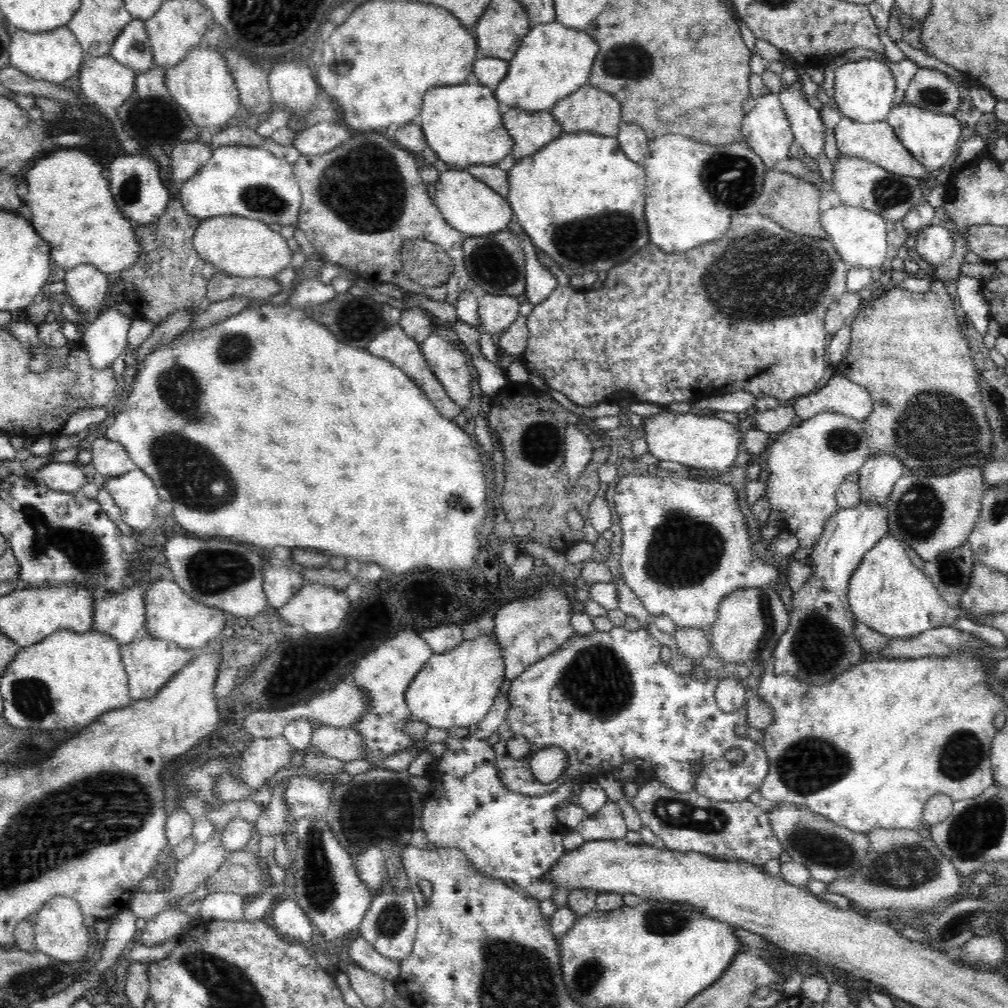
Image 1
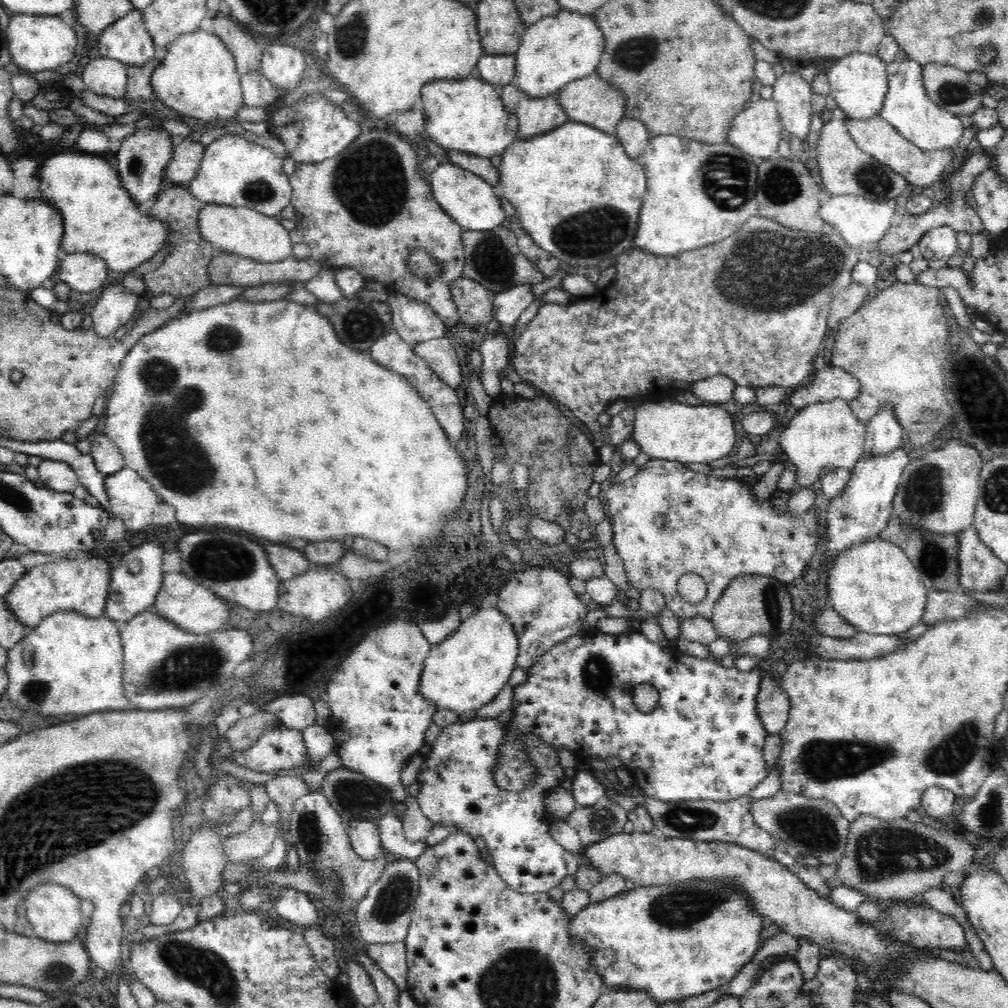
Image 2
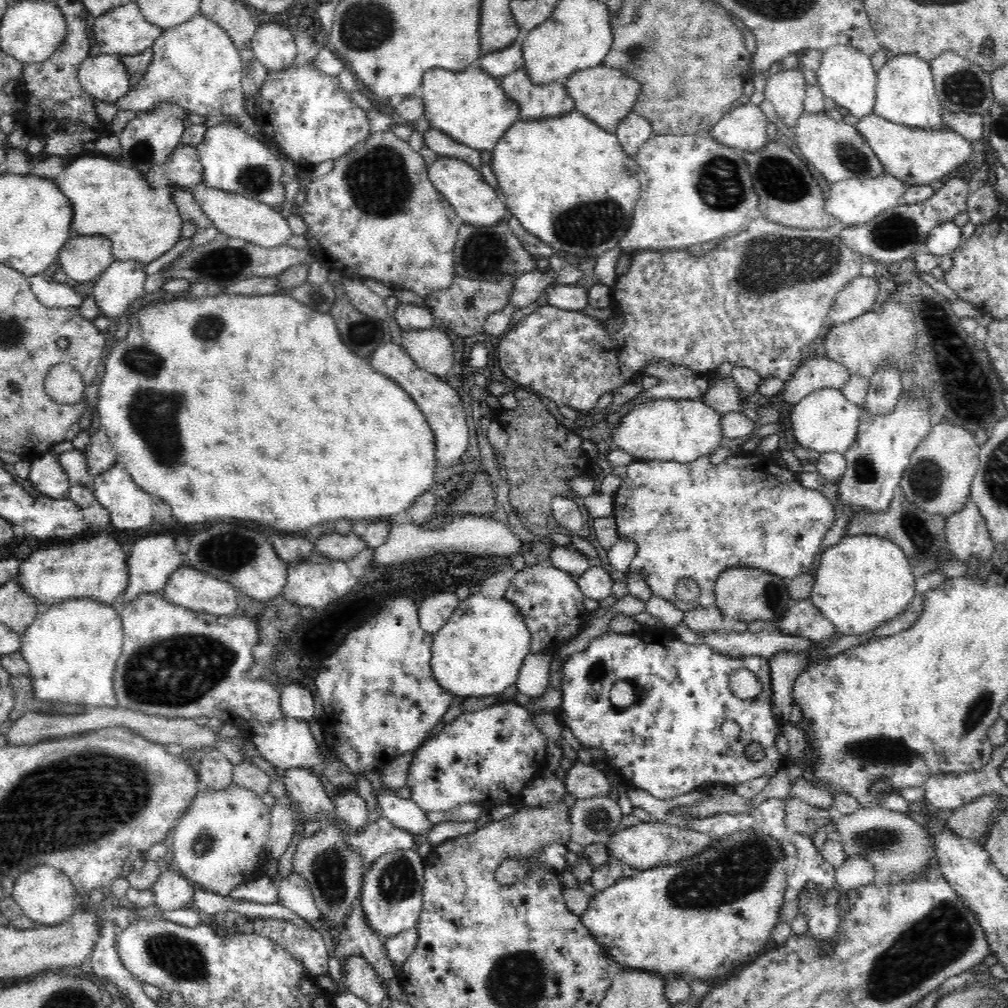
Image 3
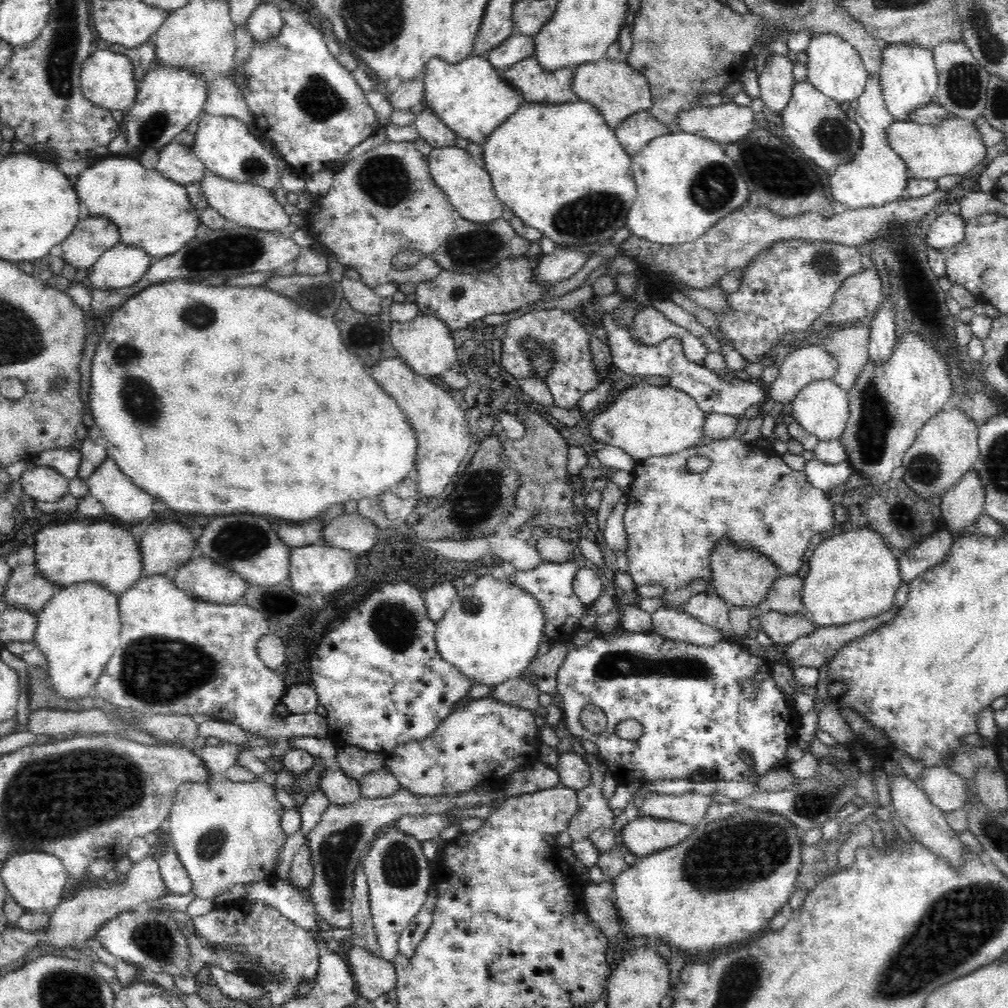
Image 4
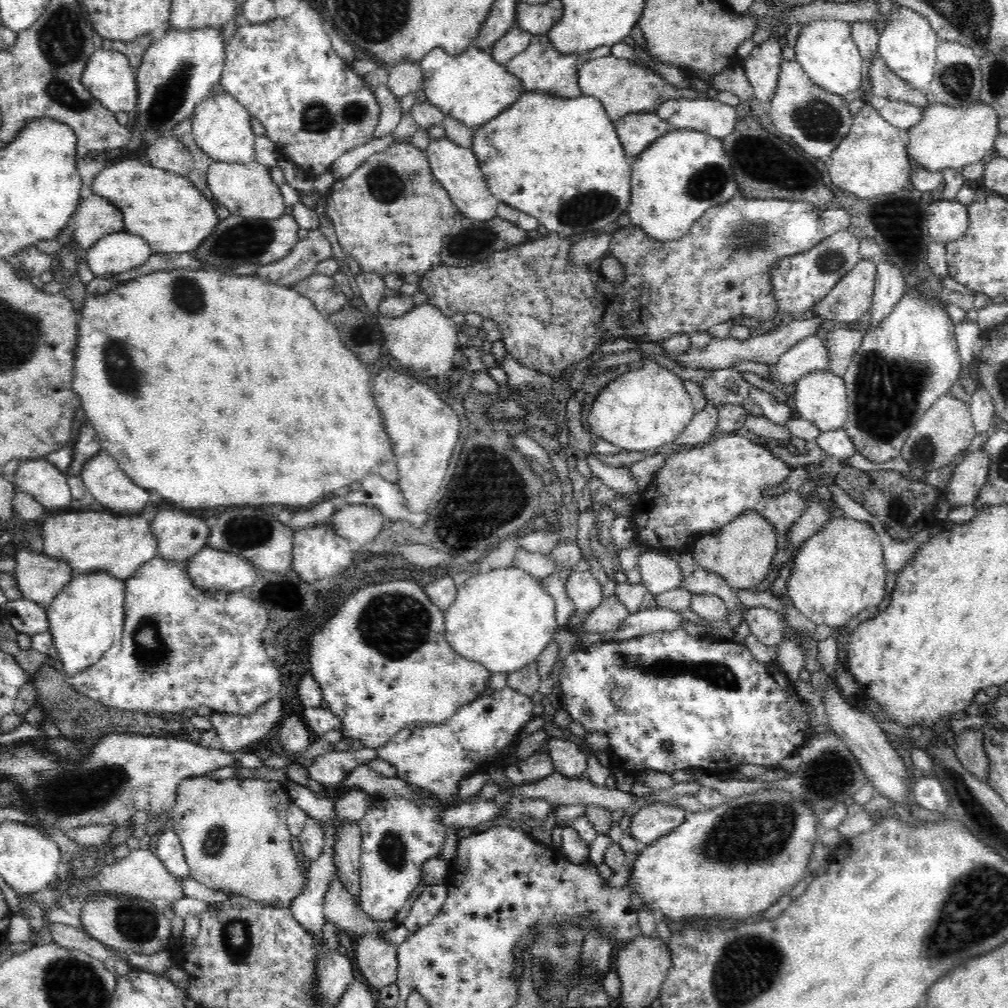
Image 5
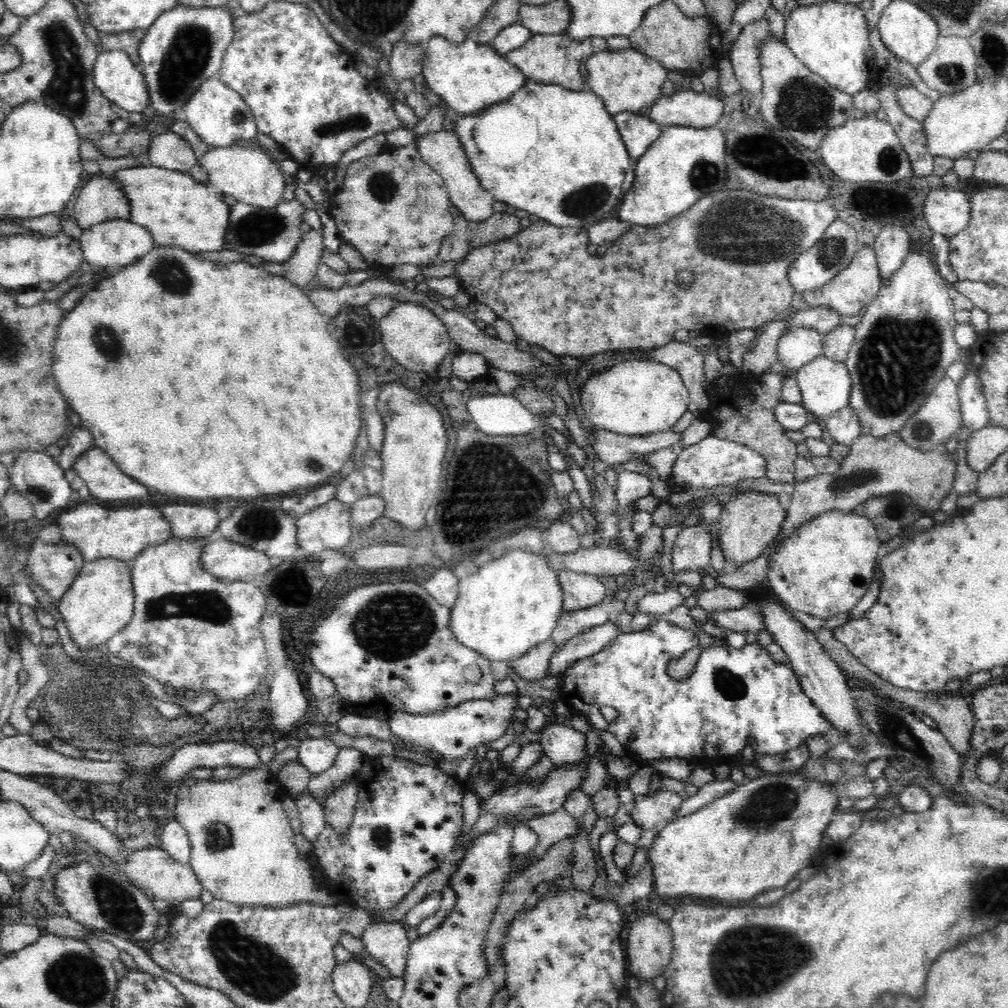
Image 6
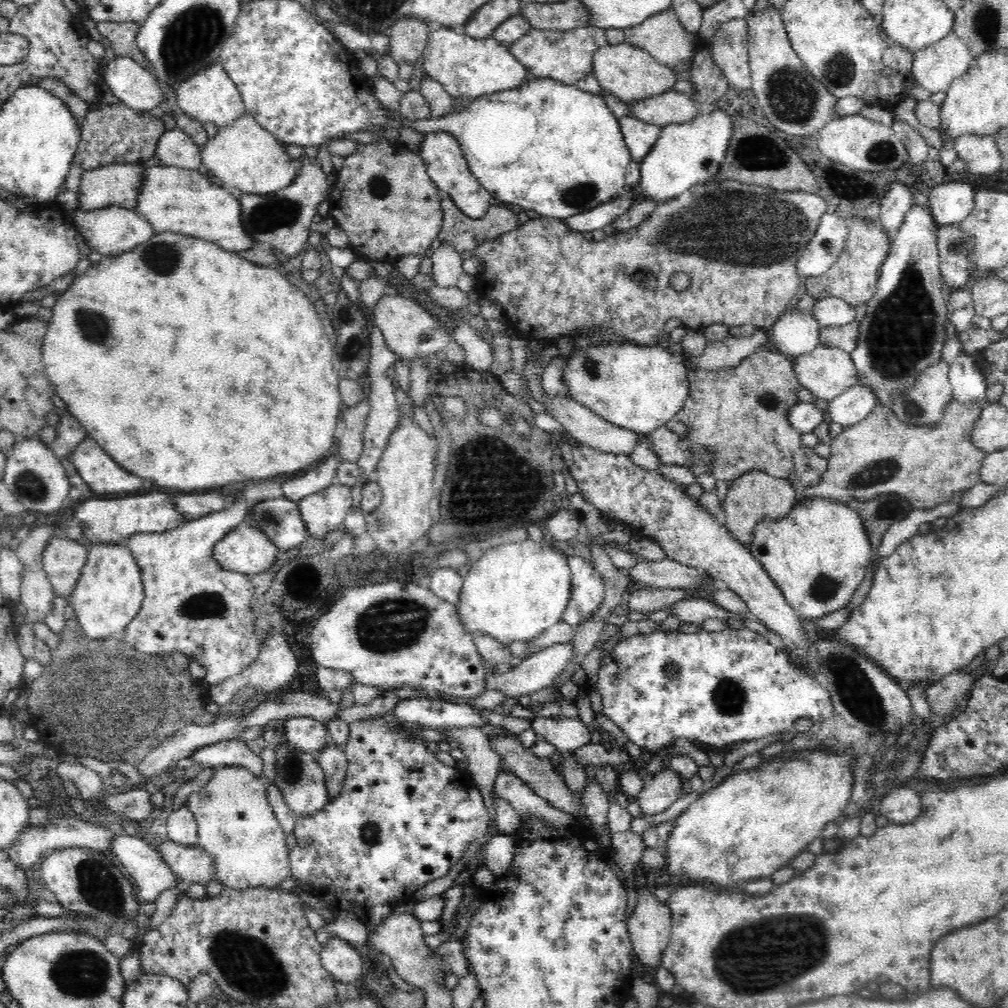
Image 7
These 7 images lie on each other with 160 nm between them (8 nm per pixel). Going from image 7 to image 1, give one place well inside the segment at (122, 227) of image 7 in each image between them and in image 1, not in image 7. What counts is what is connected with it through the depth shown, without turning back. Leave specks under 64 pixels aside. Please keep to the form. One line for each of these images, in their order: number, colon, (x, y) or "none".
1: (105, 337)
2: (114, 308)
3: (121, 283)
4: (123, 265)
5: (120, 252)
6: (117, 243)

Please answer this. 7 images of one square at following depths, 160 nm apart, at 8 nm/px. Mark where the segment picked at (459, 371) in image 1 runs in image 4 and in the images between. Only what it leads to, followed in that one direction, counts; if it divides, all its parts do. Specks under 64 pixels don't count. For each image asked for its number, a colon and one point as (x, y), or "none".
2: (441, 357)
3: (431, 350)
4: (426, 344)

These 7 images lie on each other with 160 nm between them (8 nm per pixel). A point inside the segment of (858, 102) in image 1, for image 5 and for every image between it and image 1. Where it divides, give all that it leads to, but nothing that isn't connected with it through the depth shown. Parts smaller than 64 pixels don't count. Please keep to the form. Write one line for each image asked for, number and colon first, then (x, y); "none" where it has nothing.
2: (858, 82)
3: (846, 75)
4: (834, 67)
5: (826, 50)

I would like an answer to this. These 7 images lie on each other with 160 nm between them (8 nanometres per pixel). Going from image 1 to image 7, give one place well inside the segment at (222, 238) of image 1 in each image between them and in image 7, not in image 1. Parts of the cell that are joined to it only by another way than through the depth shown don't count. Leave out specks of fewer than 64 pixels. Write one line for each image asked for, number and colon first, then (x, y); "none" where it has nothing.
2: (241, 231)
3: (236, 216)
4: (247, 205)
5: (247, 190)
6: (248, 174)
7: (244, 156)

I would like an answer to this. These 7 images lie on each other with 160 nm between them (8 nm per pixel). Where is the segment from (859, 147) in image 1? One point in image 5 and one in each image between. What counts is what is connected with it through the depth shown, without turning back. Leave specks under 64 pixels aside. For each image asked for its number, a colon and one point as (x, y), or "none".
2: (875, 137)
3: (917, 157)
4: (954, 147)
5: (947, 137)

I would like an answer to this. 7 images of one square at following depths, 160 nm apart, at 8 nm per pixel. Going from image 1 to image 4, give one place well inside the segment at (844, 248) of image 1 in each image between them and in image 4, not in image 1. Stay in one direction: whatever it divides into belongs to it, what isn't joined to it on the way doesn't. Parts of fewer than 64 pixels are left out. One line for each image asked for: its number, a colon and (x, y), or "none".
2: (862, 223)
3: (855, 201)
4: (876, 176)

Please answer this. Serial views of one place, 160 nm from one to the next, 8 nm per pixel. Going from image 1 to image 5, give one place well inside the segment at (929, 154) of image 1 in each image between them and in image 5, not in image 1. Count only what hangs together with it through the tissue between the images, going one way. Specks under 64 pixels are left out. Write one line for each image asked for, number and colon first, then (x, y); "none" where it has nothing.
2: (907, 108)
3: (905, 91)
4: (908, 76)
5: (908, 44)

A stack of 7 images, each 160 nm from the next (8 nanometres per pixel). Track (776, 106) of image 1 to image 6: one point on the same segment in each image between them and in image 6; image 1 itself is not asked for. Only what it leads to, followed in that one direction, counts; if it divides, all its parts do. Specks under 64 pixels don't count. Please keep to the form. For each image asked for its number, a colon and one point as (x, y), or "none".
2: (756, 131)
3: (744, 128)
4: (728, 122)
5: (717, 119)
6: (684, 108)

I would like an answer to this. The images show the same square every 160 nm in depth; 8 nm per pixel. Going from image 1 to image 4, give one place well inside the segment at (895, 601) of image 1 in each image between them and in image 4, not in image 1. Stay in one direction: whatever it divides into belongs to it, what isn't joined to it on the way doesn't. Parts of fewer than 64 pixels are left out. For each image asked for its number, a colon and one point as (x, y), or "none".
2: (874, 586)
3: (864, 581)
4: (852, 576)

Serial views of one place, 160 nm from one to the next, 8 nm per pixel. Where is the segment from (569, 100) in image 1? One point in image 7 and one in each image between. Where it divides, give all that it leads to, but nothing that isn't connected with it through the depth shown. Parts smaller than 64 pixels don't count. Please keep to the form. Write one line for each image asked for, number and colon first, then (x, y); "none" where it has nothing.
2: (592, 101)
3: (605, 95)
4: (618, 91)
5: (624, 88)
6: (628, 81)
7: (629, 73)

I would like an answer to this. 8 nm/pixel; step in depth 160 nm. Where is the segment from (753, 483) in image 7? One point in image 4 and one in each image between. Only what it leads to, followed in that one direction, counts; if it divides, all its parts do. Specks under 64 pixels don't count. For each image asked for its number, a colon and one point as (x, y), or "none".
4: (742, 577)
5: (741, 552)
6: (749, 523)

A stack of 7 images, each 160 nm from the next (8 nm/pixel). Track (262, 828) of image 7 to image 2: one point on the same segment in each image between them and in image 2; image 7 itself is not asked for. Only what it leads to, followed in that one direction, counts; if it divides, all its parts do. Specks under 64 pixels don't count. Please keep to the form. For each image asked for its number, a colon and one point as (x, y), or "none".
2: (203, 860)
3: (219, 842)
4: (225, 833)
5: (234, 833)
6: (243, 849)

